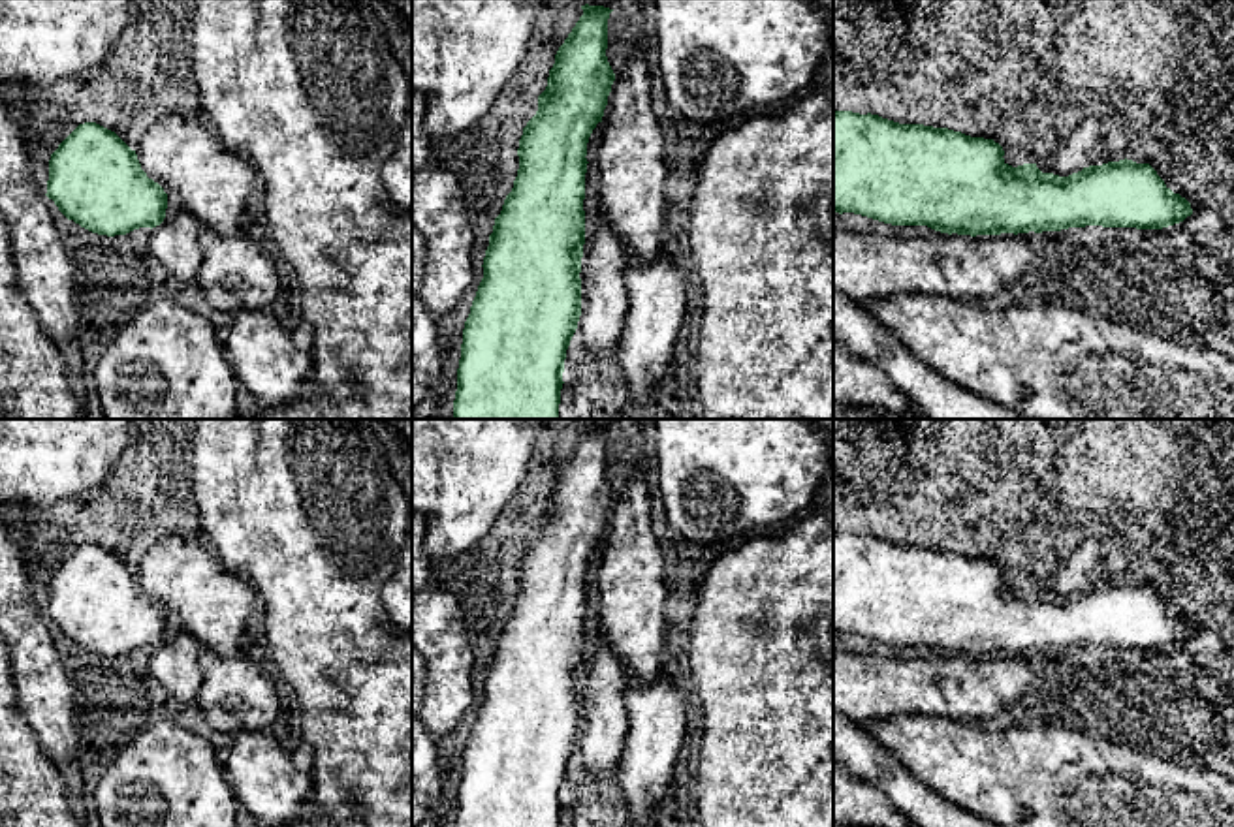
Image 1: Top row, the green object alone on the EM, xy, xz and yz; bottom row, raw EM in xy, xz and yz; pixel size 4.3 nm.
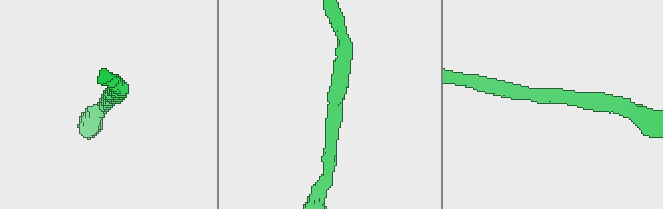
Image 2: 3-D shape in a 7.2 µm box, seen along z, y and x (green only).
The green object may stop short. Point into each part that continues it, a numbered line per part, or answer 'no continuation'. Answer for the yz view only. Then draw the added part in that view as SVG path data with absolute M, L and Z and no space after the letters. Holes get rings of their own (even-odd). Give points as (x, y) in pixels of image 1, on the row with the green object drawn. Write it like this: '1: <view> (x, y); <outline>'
no continuation

